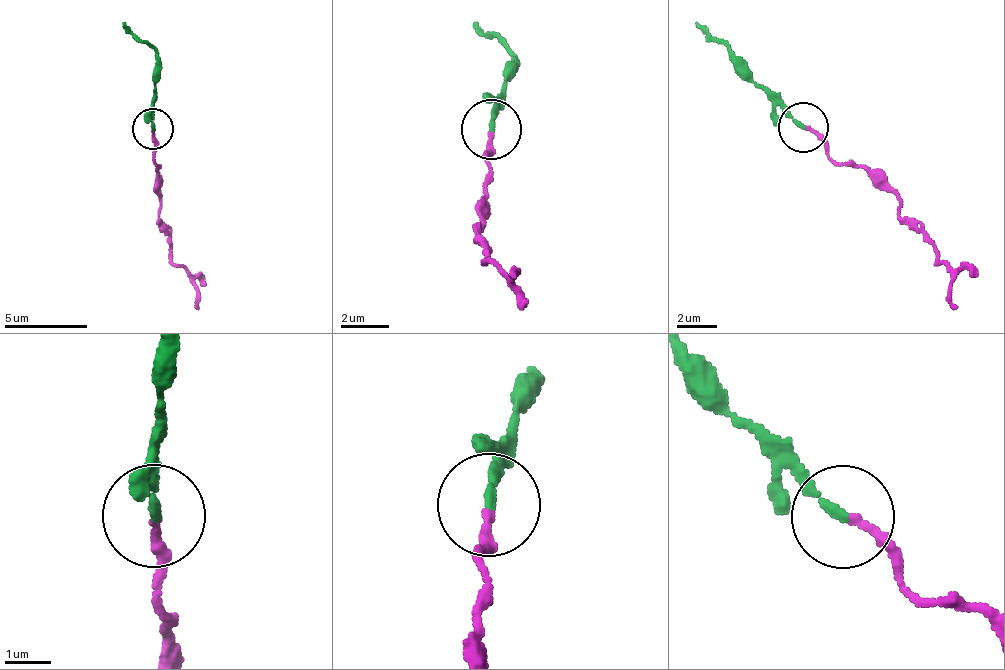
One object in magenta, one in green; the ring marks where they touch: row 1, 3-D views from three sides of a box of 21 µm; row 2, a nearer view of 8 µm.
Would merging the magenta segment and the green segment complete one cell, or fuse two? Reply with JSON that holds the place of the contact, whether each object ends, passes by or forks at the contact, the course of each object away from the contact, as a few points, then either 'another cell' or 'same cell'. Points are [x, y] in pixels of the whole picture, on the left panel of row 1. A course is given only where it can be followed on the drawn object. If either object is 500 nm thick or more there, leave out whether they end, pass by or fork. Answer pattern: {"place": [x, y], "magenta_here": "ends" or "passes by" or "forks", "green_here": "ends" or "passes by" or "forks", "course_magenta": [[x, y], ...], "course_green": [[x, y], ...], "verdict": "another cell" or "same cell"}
{"place": [153, 129], "magenta_here": "ends", "green_here": "ends", "course_magenta": [[154, 130], [169, 250], [191, 281], [200, 310]], "course_green": [[154, 130], [156, 54], [124, 21]], "verdict": "same cell"}

